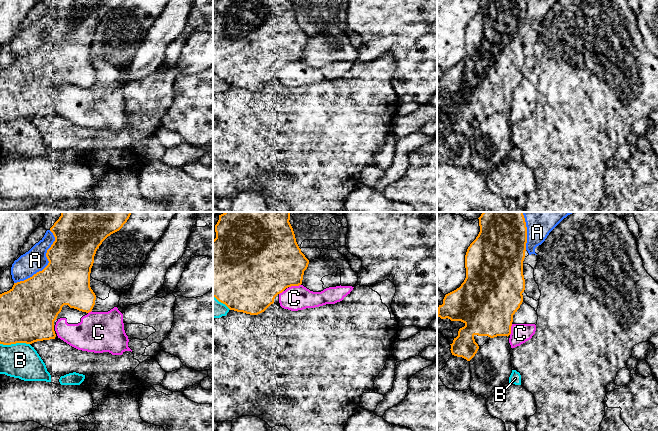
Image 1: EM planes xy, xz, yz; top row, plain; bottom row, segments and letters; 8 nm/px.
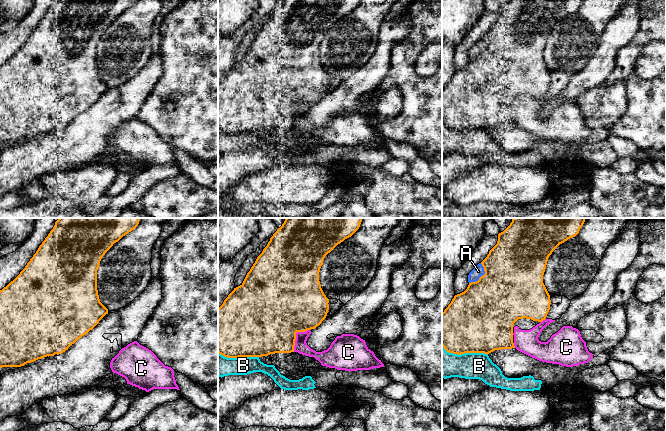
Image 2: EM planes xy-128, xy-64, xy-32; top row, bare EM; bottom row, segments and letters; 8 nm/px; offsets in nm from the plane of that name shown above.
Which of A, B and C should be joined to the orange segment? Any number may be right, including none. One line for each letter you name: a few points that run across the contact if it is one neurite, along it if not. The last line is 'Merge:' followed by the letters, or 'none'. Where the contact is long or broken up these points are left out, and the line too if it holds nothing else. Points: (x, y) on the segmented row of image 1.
Merge: none

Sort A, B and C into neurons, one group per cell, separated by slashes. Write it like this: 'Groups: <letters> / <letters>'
Groups: A C / B

